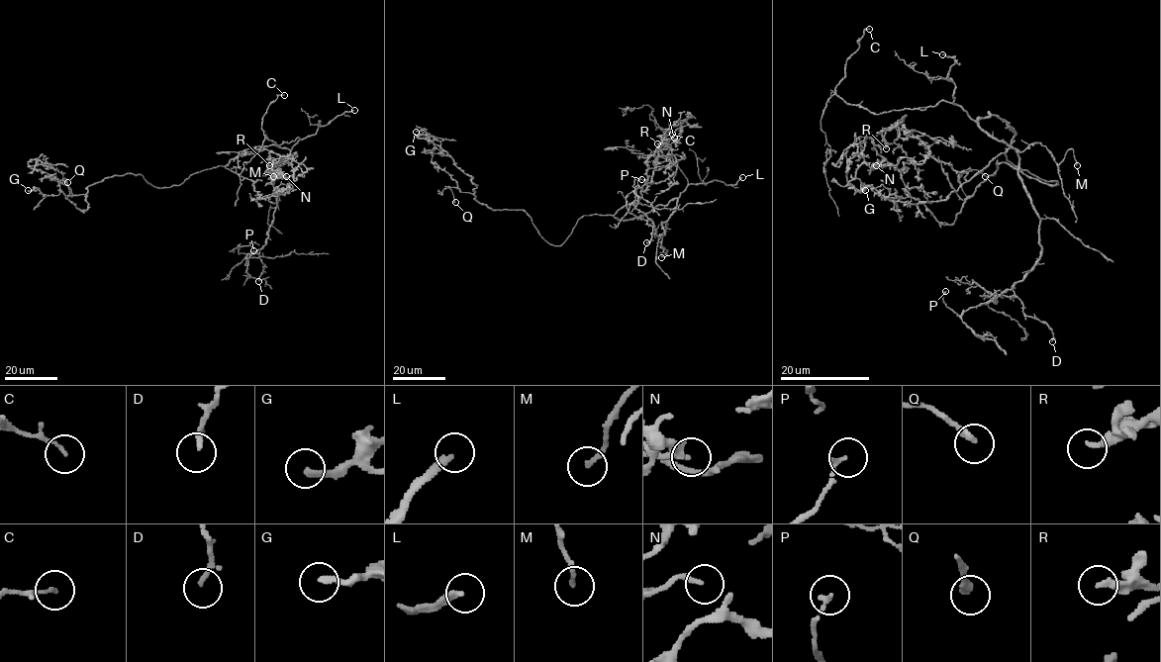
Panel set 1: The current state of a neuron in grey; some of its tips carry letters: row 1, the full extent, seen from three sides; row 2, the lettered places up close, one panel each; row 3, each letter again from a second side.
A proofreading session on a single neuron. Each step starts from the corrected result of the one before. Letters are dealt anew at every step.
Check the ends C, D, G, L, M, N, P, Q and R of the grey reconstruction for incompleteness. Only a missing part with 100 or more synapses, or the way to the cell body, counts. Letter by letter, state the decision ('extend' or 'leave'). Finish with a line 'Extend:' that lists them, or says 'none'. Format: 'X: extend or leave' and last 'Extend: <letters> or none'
C: leave
D: leave
G: leave
L: extend
M: leave
N: leave
P: leave
Q: leave
R: leave
Extend: L

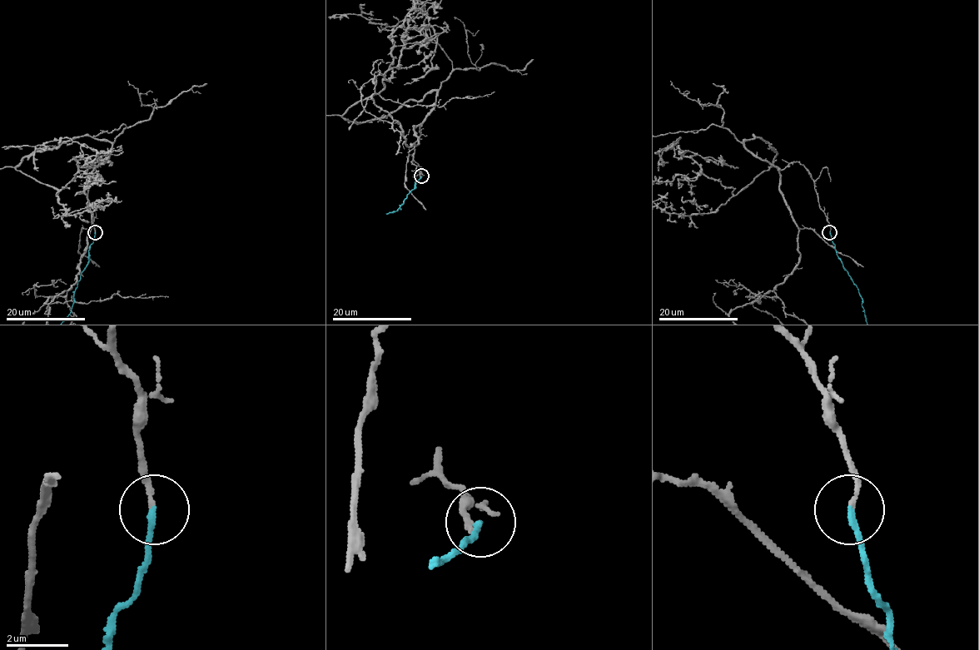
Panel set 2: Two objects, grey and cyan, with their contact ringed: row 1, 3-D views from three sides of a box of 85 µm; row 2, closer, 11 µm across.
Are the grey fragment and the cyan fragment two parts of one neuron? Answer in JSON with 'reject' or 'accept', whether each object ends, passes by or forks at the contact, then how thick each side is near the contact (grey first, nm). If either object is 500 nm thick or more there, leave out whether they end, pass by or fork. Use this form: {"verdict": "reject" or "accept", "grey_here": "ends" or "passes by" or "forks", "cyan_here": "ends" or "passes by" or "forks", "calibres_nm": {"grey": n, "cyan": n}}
{"verdict": "accept", "grey_here": "ends", "cyan_here": "ends", "calibres_nm": {"grey": 150, "cyan": 190}}

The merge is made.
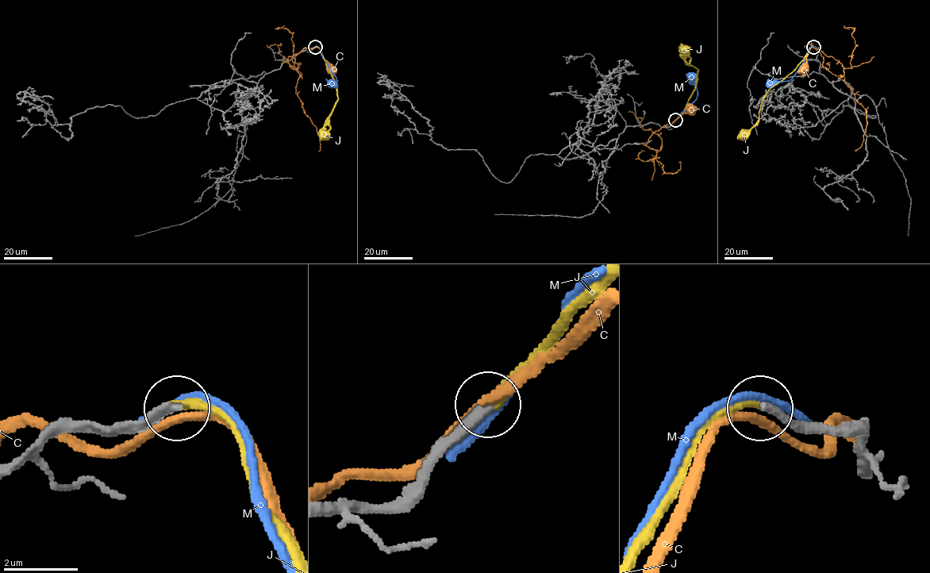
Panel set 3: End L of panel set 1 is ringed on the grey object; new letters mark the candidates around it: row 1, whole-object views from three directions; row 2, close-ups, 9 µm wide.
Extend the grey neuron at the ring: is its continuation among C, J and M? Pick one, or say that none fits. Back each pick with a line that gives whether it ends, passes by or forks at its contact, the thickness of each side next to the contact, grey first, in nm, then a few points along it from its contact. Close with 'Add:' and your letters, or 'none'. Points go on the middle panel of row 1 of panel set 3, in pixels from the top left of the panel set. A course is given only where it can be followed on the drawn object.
J: it ends | 280/260 nm | via (675, 121), (685, 108), (694, 90), (697, 70), (685, 61), (685, 51)
Add: J

